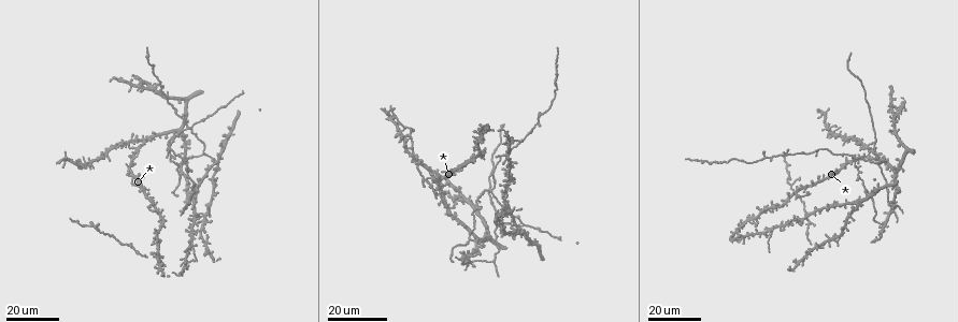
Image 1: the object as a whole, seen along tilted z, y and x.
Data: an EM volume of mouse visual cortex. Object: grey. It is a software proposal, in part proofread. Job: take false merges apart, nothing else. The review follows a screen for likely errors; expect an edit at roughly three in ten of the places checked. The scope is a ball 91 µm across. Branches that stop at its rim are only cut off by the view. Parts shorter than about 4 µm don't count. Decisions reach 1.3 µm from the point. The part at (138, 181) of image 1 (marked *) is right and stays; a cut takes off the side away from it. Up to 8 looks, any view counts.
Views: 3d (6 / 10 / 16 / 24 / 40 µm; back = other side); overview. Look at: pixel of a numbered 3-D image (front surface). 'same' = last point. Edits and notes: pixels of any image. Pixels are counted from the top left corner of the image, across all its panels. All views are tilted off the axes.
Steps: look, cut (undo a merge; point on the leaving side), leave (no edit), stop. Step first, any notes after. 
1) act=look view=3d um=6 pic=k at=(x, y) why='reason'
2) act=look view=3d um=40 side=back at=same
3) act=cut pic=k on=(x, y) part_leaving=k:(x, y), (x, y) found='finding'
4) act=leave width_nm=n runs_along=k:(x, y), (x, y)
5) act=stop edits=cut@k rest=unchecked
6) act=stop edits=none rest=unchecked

act=look view=3d um=16 pic=1 at=(896, 202) why='thin arm on a thick one'

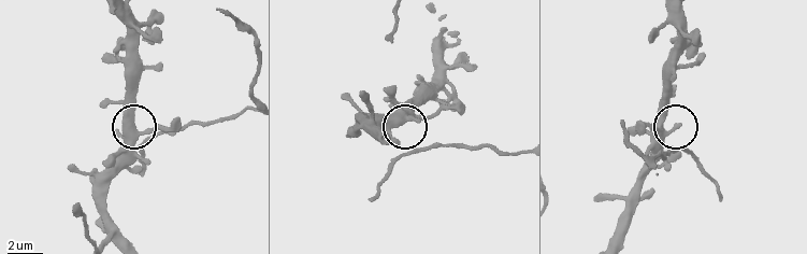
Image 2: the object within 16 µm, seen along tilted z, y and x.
act=look view=3d um=10 pic=2 at=(144, 132)

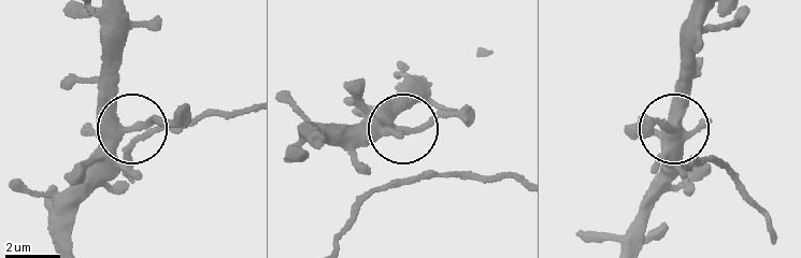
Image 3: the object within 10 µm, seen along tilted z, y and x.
act=leave arms=3 found='continuous, no second cell'

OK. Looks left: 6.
act=look view=3d um=16 pic=1 at=(492, 259) why='branch point'

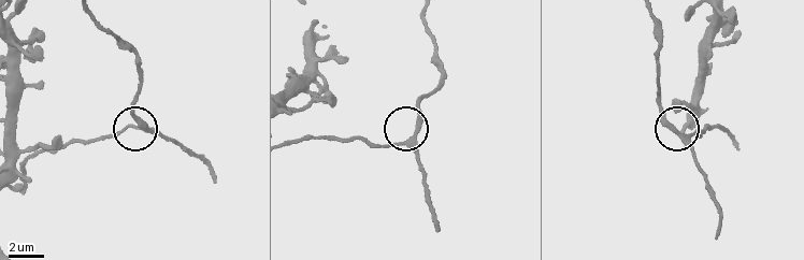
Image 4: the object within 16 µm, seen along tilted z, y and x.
act=look view=3d um=10 pic=4 at=(411, 139)

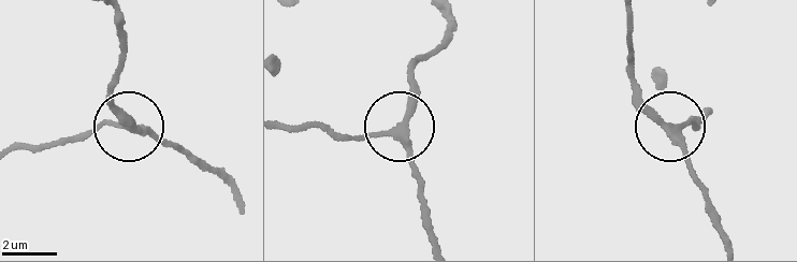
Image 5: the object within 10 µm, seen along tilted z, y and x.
act=leave arms=3 runs_along=5:(707, 113), (676, 133), (697, 186) found='one cell here'

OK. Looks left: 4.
act=look view=3d um=24 pic=1 at=(857, 208) why='looks like a crossing'

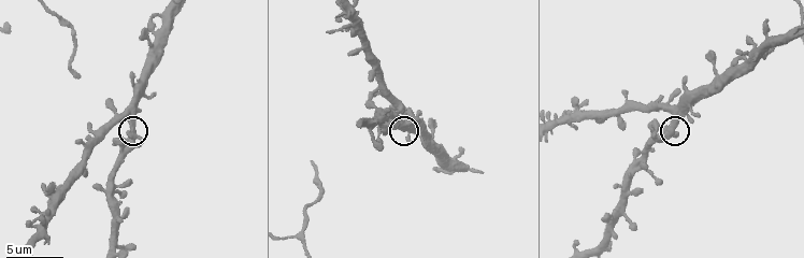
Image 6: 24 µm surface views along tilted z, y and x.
act=look view=3d um=10 pic=6 at=(677, 118) why='zoom in'

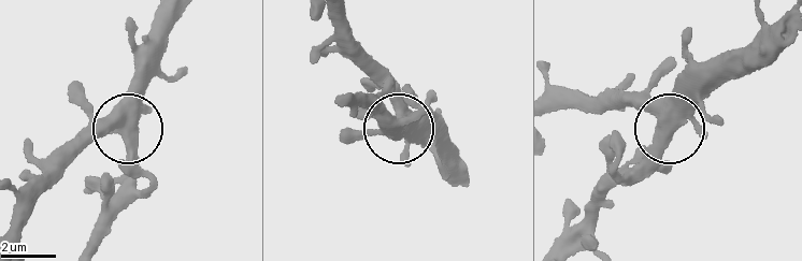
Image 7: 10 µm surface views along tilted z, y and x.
act=leave width_nm=400 found='continuous, no second cell'

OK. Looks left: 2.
act=look view=3d um=16 pic=1 at=(808, 253) why='looks like a crossing'

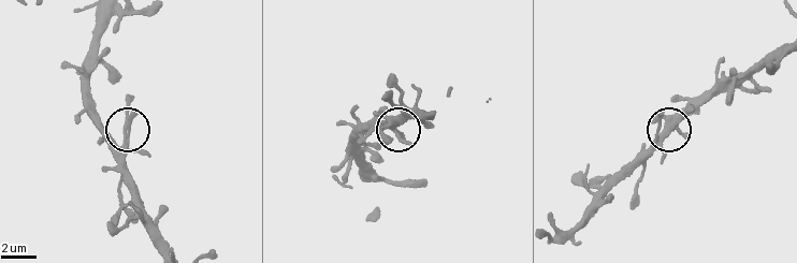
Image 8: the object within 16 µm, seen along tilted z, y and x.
act=look view=3d um=10 pic=8 at=(115, 148)

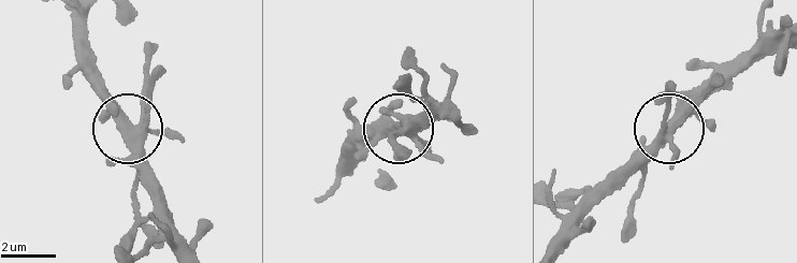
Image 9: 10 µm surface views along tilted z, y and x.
act=leave runs_along=9:(82, 17), (105, 88), (128, 123), (141, 106), (155, 46) found='one cell here'

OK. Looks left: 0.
act=stop edits=none rest=unchecked

